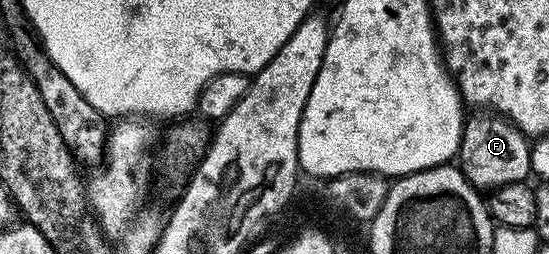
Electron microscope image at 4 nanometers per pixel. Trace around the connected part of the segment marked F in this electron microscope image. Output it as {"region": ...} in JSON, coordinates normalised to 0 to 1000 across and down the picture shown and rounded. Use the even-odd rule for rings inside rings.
{"region":[[[863,437],[847,465],[842,559],[831,622],[832,661],[872,752],[898,752],[925,720],[958,713],[967,693],[967,559],[927,469],[898,437]]]}

